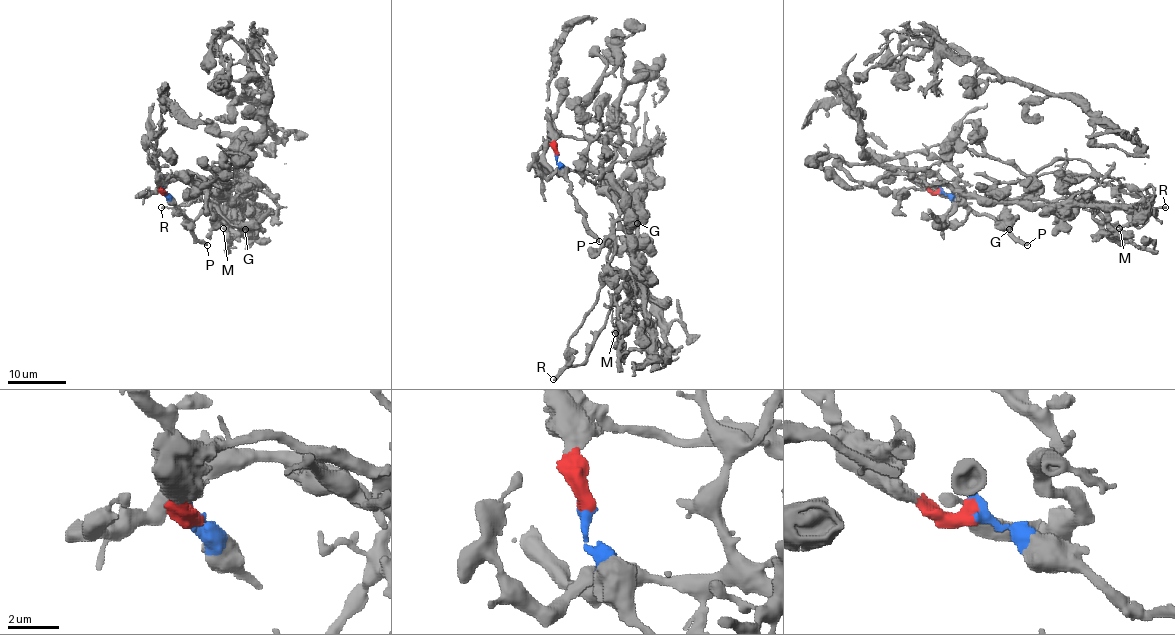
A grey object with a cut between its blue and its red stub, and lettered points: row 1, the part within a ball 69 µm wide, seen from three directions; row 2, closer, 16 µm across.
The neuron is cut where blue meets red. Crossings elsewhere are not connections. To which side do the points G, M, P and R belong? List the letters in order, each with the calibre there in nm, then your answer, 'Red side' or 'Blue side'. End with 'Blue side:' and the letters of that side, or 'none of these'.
G: Thickness 700 nm. Red side
M: Thickness 160 nm. Red side
P: Thickness 380 nm. Blue side
R: Thickness 280 nm. Red side
Blue side: P

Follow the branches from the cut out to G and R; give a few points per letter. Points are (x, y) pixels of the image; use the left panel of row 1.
G: (164, 191), (168, 178), (187, 174), (196, 184), (228, 197), (234, 205), (236, 221), (245, 229)
R: (164, 191), (168, 178), (187, 174), (196, 184), (232, 202), (197, 200), (161, 207)

